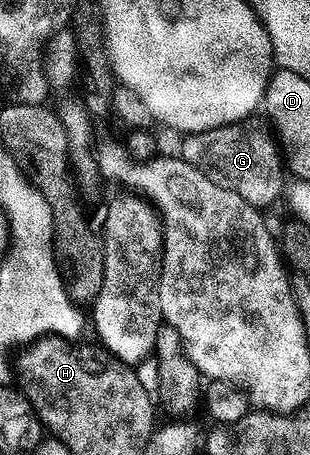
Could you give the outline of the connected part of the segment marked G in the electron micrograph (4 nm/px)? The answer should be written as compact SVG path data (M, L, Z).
M252 116L239 123L188 133L182 140L185 141L179 151L180 159L195 166L195 170L211 178L217 186L238 194L254 208L263 210L280 194L282 197L285 190L283 156L266 119Z

